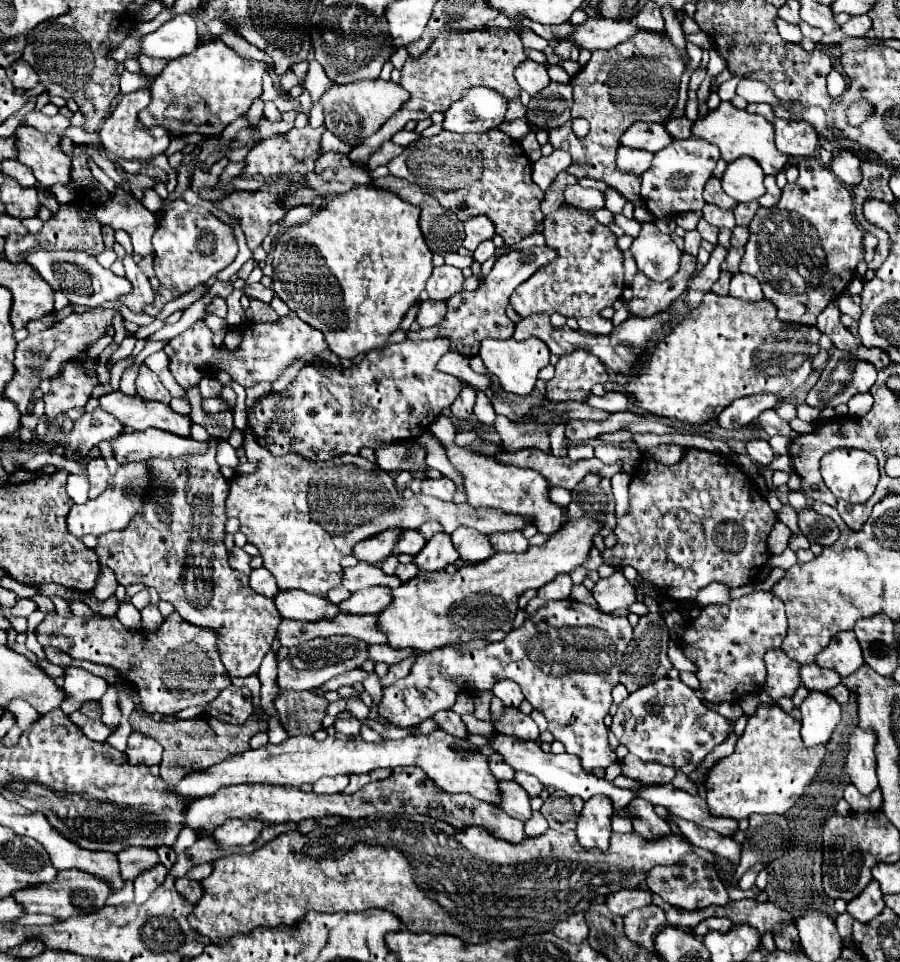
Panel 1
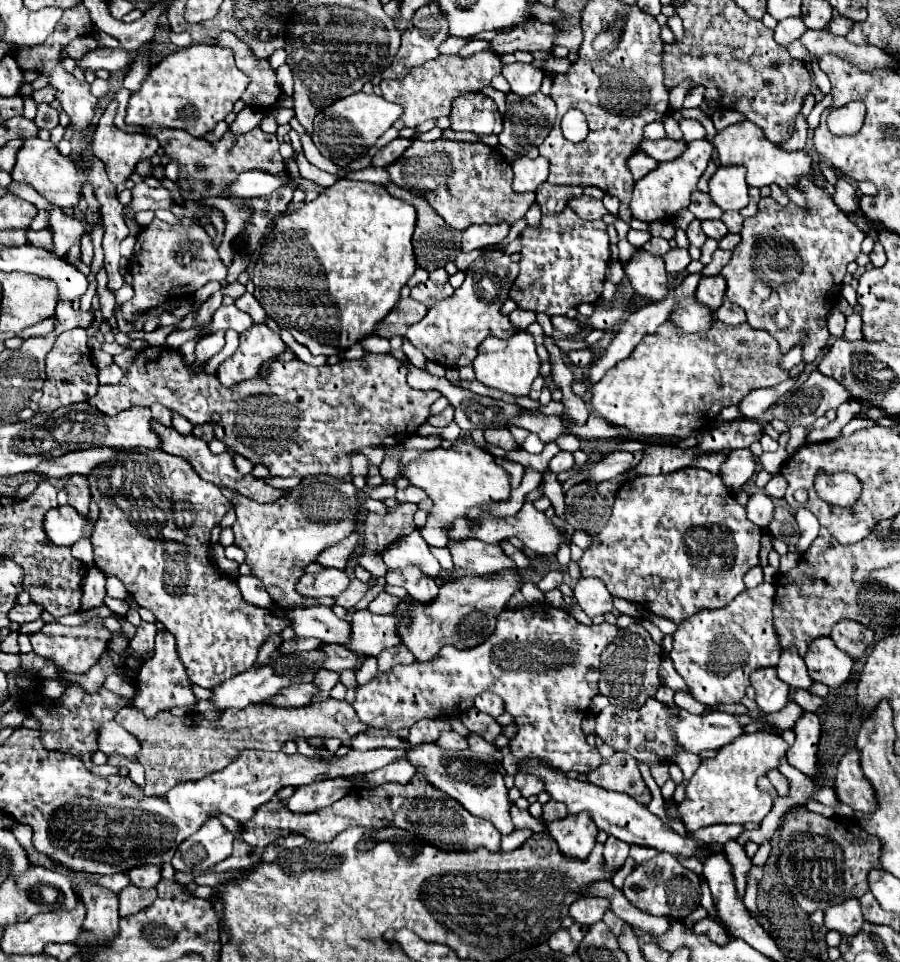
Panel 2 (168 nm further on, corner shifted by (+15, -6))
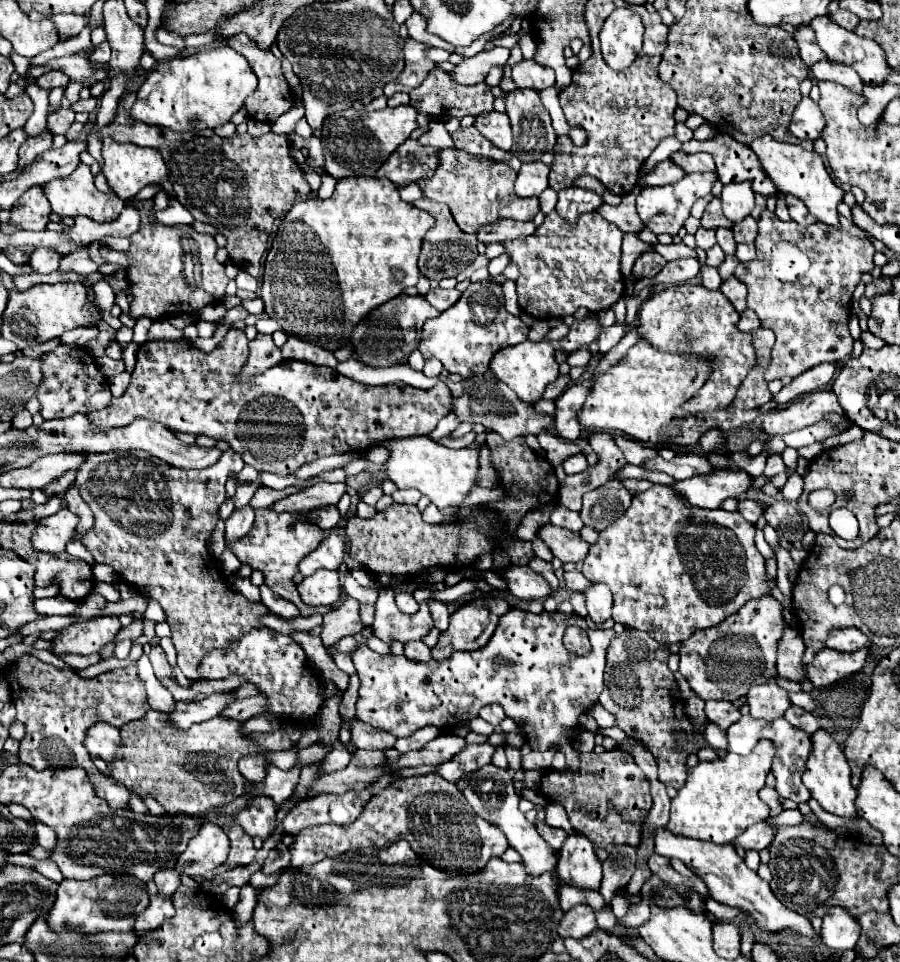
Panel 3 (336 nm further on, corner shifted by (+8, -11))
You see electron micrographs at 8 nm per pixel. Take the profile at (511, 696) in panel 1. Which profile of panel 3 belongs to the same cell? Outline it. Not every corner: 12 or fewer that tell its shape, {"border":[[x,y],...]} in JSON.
{"border":[[499,704],[481,708],[479,716],[489,724],[497,724],[505,718]]}

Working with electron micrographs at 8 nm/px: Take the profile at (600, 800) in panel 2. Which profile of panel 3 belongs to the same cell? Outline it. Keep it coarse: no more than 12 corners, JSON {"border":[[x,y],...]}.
{"border":[[665,828],[655,852],[679,858],[713,900],[739,908],[759,930],[815,942],[809,918],[783,906],[731,844]]}

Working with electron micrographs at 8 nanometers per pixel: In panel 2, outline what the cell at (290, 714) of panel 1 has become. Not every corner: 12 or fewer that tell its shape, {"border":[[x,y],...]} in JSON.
{"border":[[328,697],[204,717],[135,707],[114,720],[140,741],[146,795],[198,781],[244,749],[366,731]]}

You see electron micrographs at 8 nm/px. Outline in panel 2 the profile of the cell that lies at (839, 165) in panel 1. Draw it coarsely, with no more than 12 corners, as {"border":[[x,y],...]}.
{"border":[[836,177],[834,203],[844,211],[858,211],[856,189],[846,177]]}

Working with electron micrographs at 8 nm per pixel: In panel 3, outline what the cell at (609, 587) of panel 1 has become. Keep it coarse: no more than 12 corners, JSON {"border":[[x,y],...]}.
{"border":[[605,584],[585,592],[597,626],[611,618],[613,600]]}

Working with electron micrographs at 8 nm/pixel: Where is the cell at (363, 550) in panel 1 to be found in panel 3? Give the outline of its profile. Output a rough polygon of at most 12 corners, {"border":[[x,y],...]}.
{"border":[[327,532],[323,544],[299,562],[299,572],[337,570],[345,560],[345,536]]}

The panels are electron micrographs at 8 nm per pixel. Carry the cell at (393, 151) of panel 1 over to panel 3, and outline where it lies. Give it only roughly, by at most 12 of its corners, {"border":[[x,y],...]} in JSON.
{"border":[[405,140],[379,168],[379,178],[409,186],[431,178],[439,150]]}

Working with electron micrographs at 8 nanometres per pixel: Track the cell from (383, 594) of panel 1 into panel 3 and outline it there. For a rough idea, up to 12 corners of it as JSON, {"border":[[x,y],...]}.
{"border":[[409,592],[397,594],[397,608],[401,612],[413,614],[419,610]]}

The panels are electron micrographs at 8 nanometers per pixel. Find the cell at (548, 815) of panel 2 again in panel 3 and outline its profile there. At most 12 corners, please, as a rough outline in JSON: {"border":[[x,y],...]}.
{"border":[[615,748],[547,770],[559,802],[595,846],[639,846],[651,786]]}

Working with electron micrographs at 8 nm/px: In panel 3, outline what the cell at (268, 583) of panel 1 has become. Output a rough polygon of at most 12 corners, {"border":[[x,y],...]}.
{"border":[[261,586],[261,602],[281,618],[297,618],[299,608]]}

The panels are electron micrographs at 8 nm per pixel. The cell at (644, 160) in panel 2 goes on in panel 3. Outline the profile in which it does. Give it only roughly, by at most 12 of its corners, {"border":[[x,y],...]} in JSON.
{"border":[[673,160],[659,162],[645,186],[675,184],[685,172]]}

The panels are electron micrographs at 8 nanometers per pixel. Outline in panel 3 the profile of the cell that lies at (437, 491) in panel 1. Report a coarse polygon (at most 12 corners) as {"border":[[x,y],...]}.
{"border":[[395,490],[391,494],[397,504],[417,504],[417,490]]}

